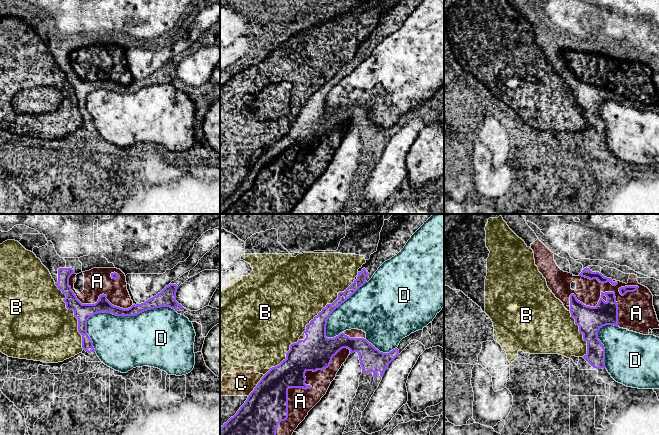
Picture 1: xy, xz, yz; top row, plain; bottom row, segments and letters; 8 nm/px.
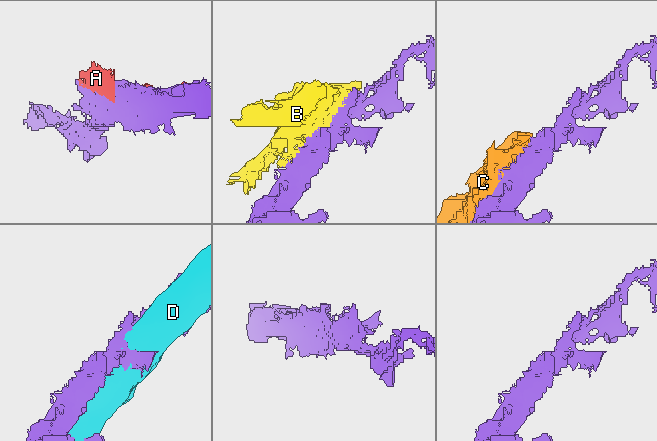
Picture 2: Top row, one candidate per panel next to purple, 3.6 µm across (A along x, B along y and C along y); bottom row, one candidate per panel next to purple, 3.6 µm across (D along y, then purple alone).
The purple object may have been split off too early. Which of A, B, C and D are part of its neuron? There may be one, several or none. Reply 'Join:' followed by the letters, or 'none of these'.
Join: A

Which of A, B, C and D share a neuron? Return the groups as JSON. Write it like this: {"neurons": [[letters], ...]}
{"neurons": [["A"], ["B", "C"], ["D"]]}

